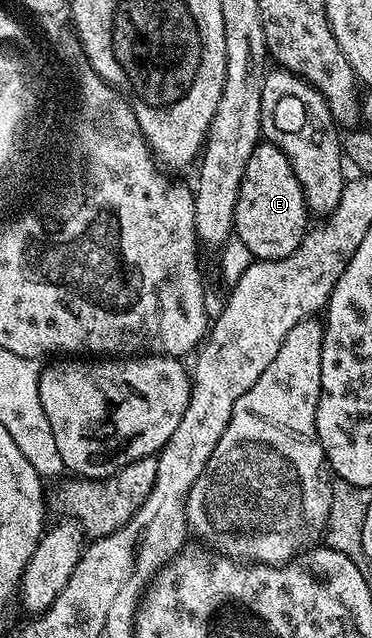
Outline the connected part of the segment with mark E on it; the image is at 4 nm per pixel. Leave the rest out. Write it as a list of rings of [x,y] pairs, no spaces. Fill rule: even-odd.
[[[258,143],[255,153],[251,153],[251,161],[247,161],[247,169],[239,185],[233,218],[236,238],[247,245],[254,260],[291,257],[305,239],[306,231],[310,230],[309,219],[311,212],[295,177],[295,169],[291,169],[291,161],[287,161],[275,144]]]

